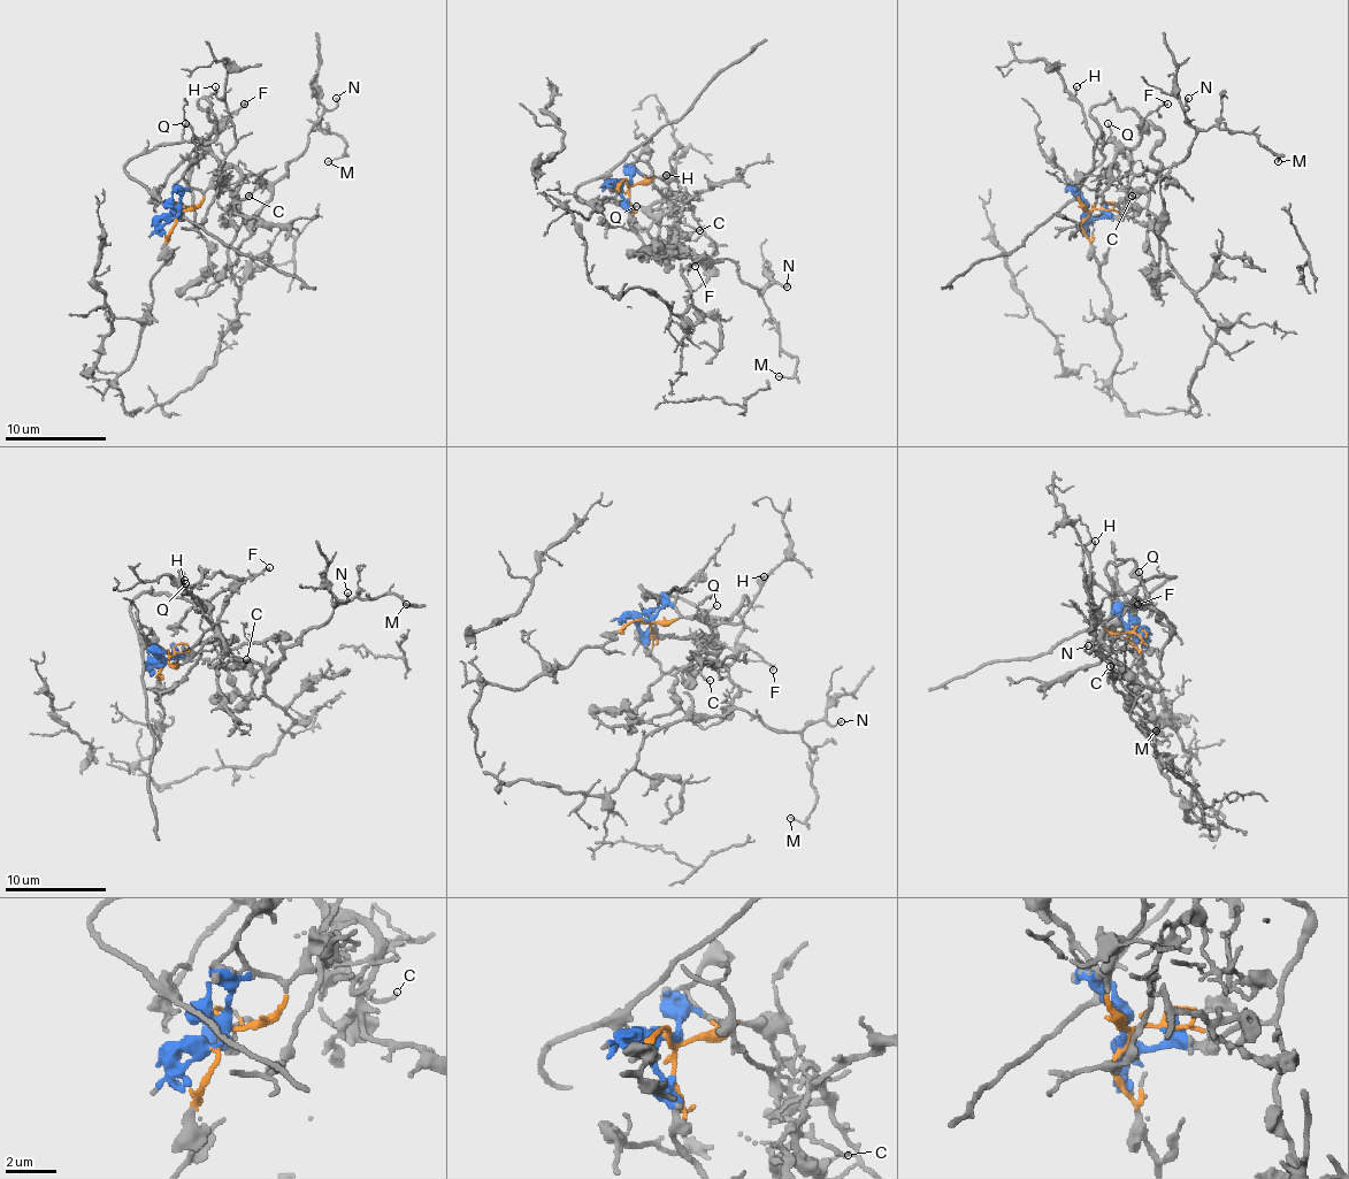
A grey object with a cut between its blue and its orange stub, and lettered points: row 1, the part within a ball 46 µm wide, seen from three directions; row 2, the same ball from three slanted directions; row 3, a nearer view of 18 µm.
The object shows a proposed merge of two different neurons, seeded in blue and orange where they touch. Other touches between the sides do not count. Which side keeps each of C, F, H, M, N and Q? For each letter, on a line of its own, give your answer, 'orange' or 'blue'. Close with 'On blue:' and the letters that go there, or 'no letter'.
C: blue
F: blue
H: orange
M: orange
N: orange
Q: blue
On blue: C, F, Q

